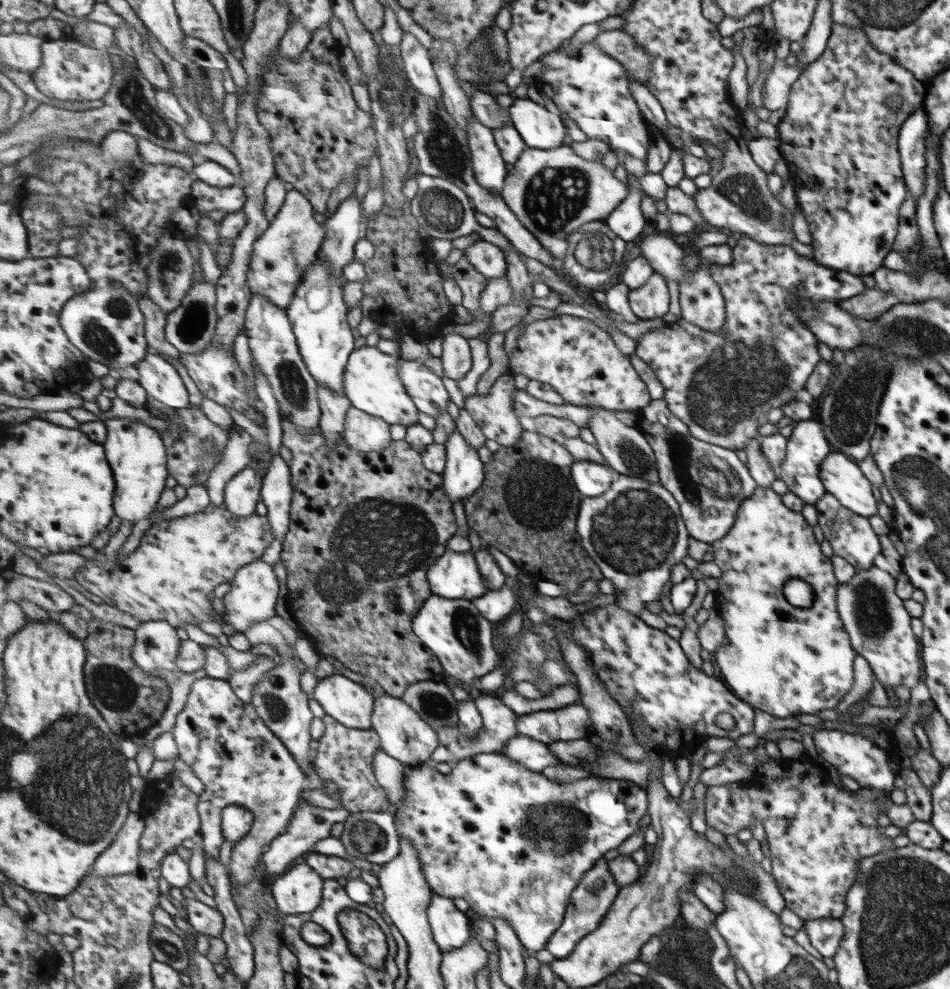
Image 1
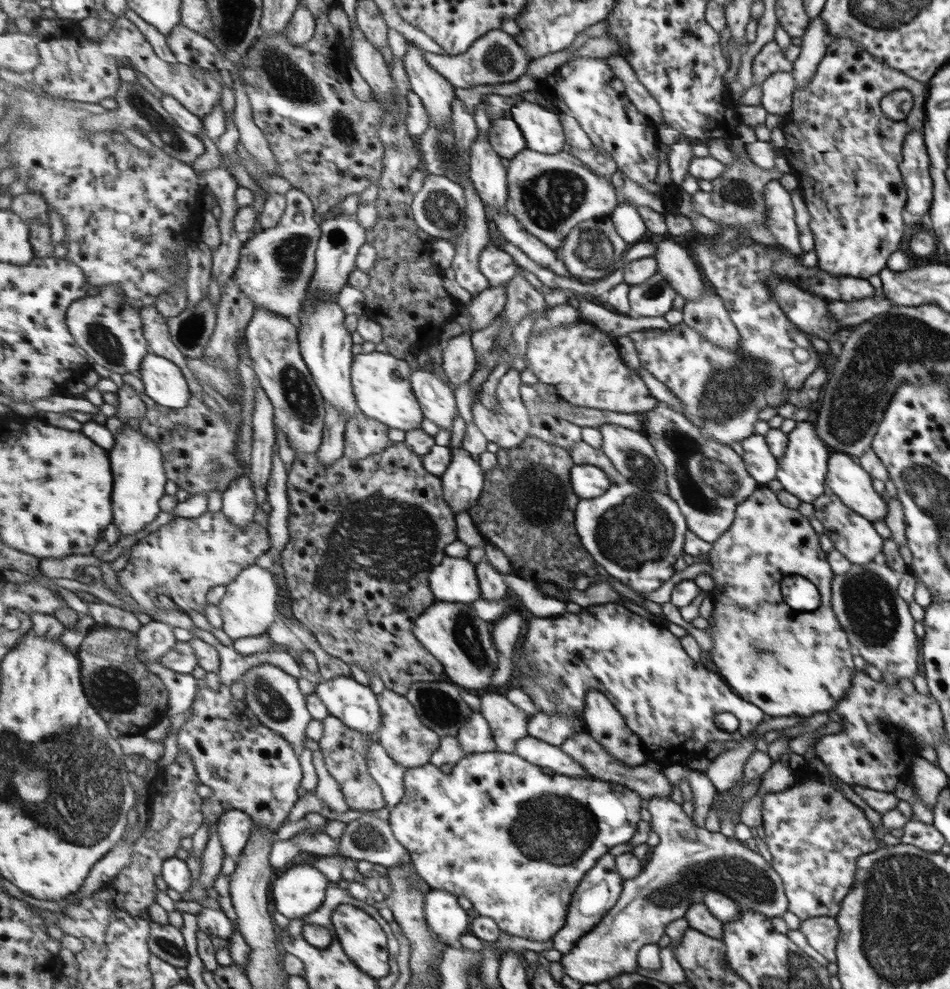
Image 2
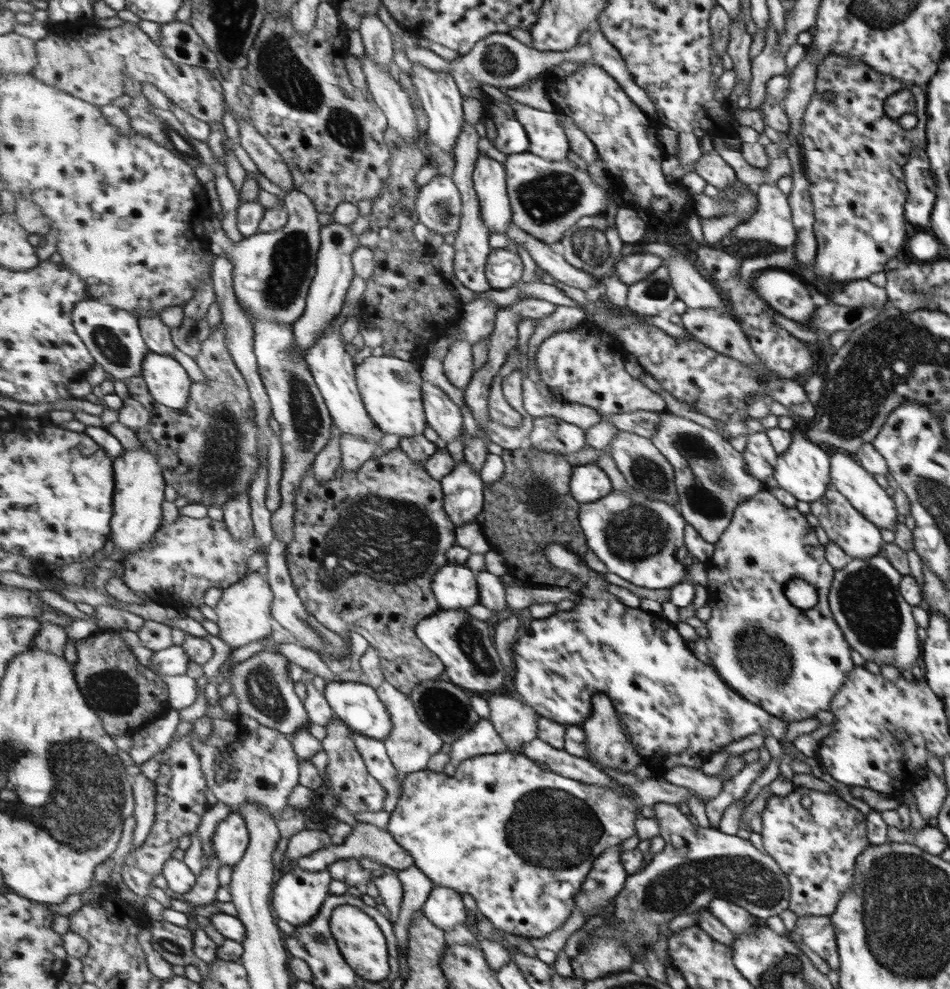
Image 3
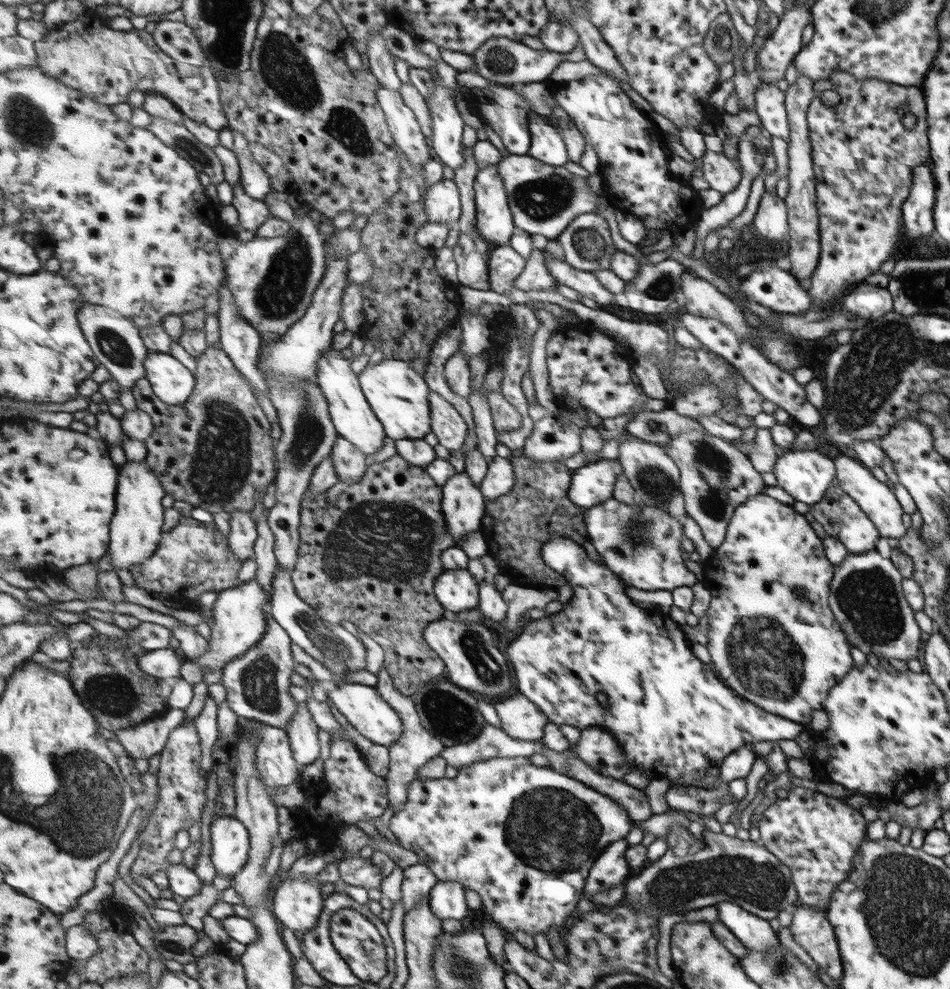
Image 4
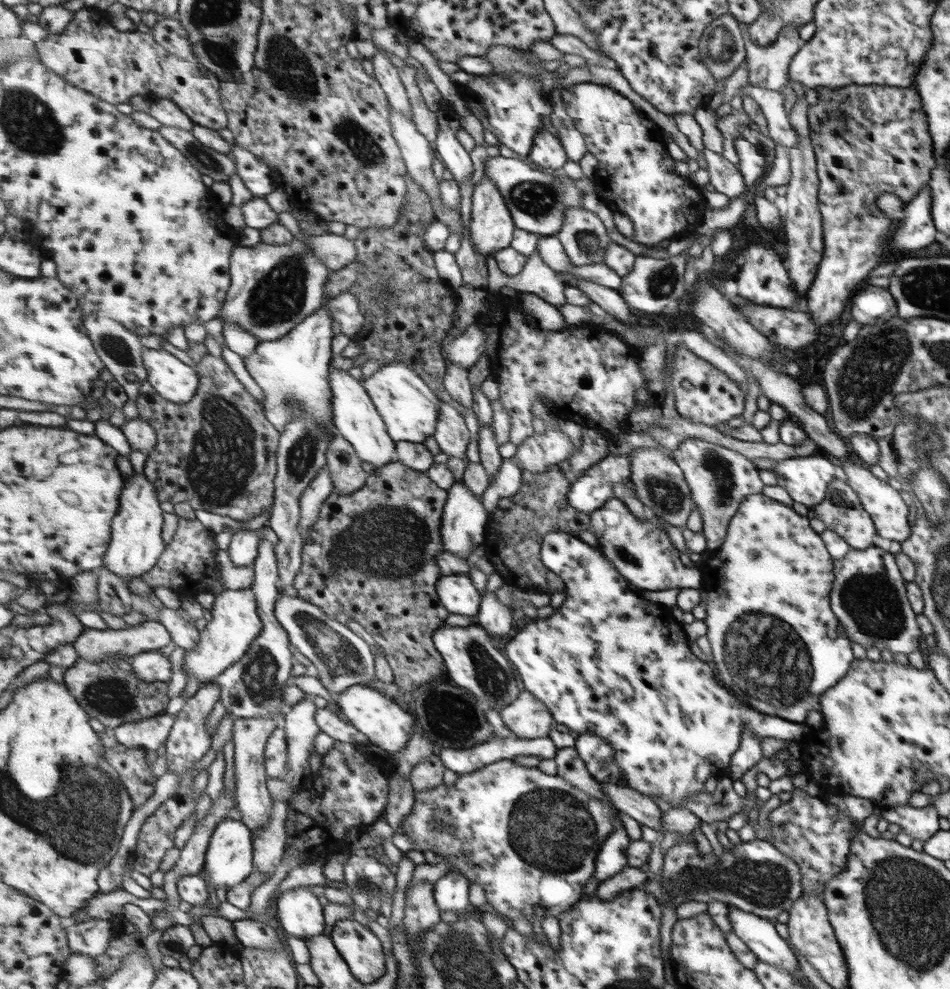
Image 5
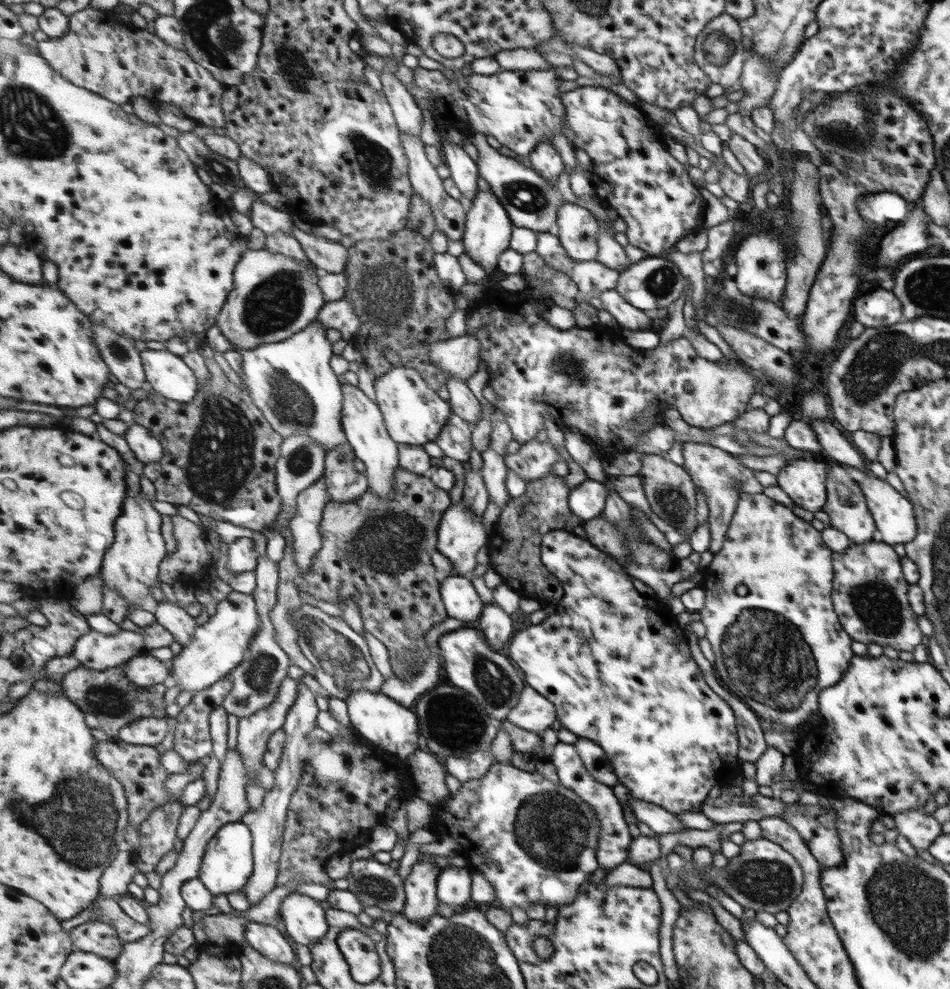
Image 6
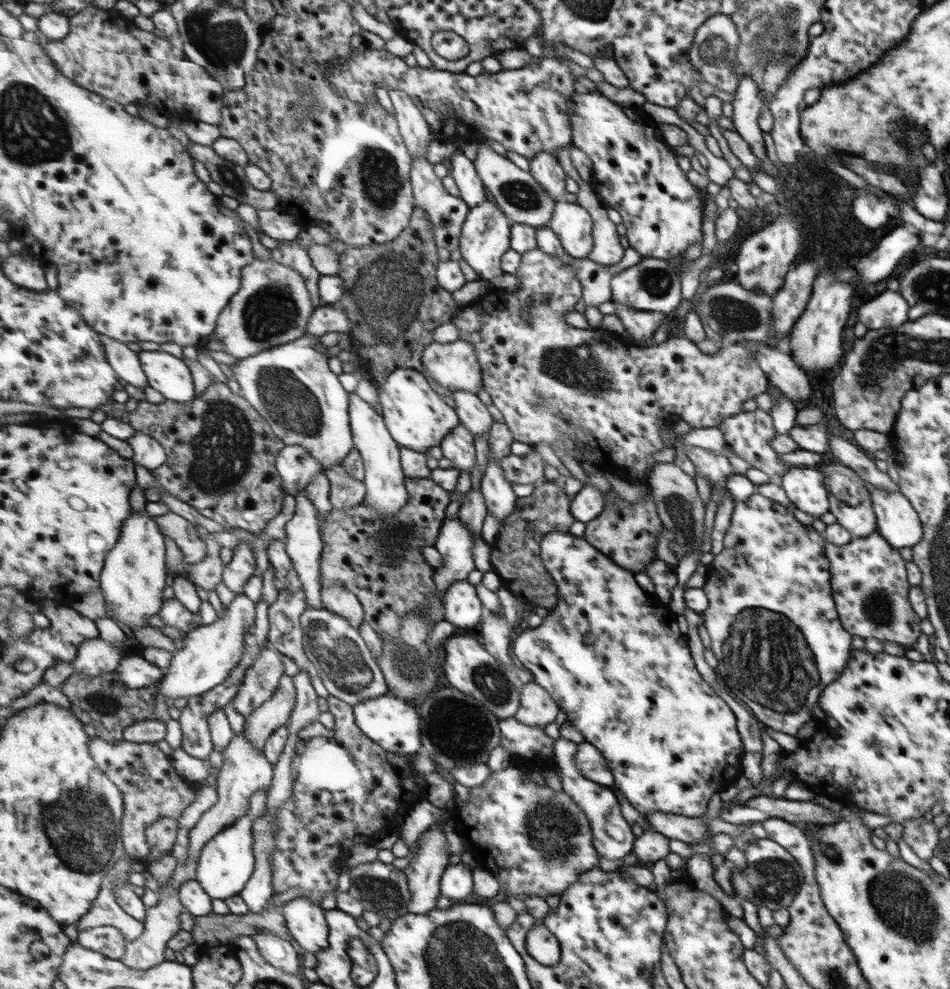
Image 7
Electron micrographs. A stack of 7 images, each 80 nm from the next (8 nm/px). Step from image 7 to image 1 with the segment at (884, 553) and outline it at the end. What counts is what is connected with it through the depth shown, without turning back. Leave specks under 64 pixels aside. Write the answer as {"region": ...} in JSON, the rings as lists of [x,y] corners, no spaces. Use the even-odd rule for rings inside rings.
{"region":[[[871,565],[867,570],[860,569],[843,584],[837,582],[835,606],[838,617],[842,622],[843,630],[847,633],[851,648],[862,656],[872,670],[872,674],[885,687],[893,689],[899,684],[911,688],[919,678],[919,650],[917,640],[909,628],[909,613],[903,606],[904,599],[897,595],[897,579],[887,572]]]}

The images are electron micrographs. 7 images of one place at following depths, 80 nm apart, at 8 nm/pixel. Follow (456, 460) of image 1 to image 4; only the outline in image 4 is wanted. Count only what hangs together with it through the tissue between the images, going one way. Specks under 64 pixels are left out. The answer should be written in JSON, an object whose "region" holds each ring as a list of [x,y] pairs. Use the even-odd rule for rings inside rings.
{"region":[[[465,471],[451,477],[443,487],[443,492],[442,508],[449,525],[448,530],[459,546],[466,536],[482,530],[486,498]]]}

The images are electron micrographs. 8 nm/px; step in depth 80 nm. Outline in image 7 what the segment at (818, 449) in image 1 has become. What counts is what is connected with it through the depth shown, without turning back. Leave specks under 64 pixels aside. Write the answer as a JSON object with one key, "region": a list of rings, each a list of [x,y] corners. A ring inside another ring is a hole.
{"region":[[[811,468],[787,469],[779,479],[779,486],[795,508],[813,519],[827,513],[827,490],[823,476]]]}

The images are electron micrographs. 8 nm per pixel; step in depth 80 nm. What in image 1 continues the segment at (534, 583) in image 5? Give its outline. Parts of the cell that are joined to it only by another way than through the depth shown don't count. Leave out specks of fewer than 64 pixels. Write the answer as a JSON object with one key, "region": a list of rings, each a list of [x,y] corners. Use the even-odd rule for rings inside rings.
{"region":[[[523,431],[522,438],[513,447],[501,447],[494,452],[491,462],[484,464],[483,487],[464,502],[470,528],[475,529],[487,544],[508,555],[514,564],[534,584],[552,581],[568,593],[575,593],[583,583],[604,579],[599,565],[579,540],[578,516],[582,502],[587,498],[577,489],[572,476],[575,458],[565,446],[535,431]]]}

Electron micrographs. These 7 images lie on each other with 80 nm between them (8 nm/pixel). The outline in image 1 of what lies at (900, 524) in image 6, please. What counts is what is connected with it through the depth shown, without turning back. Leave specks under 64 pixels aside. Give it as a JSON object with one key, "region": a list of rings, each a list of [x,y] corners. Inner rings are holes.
{"region":[[[833,451],[821,465],[821,480],[827,493],[832,494],[837,502],[861,517],[870,517],[877,512],[877,502],[873,500],[869,480],[841,452]]]}

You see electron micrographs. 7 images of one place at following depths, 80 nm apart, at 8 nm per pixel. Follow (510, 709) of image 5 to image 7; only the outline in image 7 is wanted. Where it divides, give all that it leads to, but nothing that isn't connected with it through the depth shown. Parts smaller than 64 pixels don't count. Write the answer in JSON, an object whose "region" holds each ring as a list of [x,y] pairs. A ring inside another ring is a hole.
{"region":[[[527,683],[522,690],[522,701],[518,713],[514,716],[527,726],[549,729],[561,712],[559,703],[553,695],[540,684]]]}

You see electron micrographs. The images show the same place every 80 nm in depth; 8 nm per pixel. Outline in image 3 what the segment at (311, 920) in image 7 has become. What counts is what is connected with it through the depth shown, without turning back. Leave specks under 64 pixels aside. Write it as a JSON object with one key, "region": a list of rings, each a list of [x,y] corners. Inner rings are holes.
{"region":[[[295,868],[288,873],[283,874],[274,890],[274,907],[279,917],[290,923],[295,928],[300,925],[309,924],[316,917],[323,905],[326,904],[329,893],[329,886],[333,882],[333,873],[329,869],[322,871],[303,870]]]}

